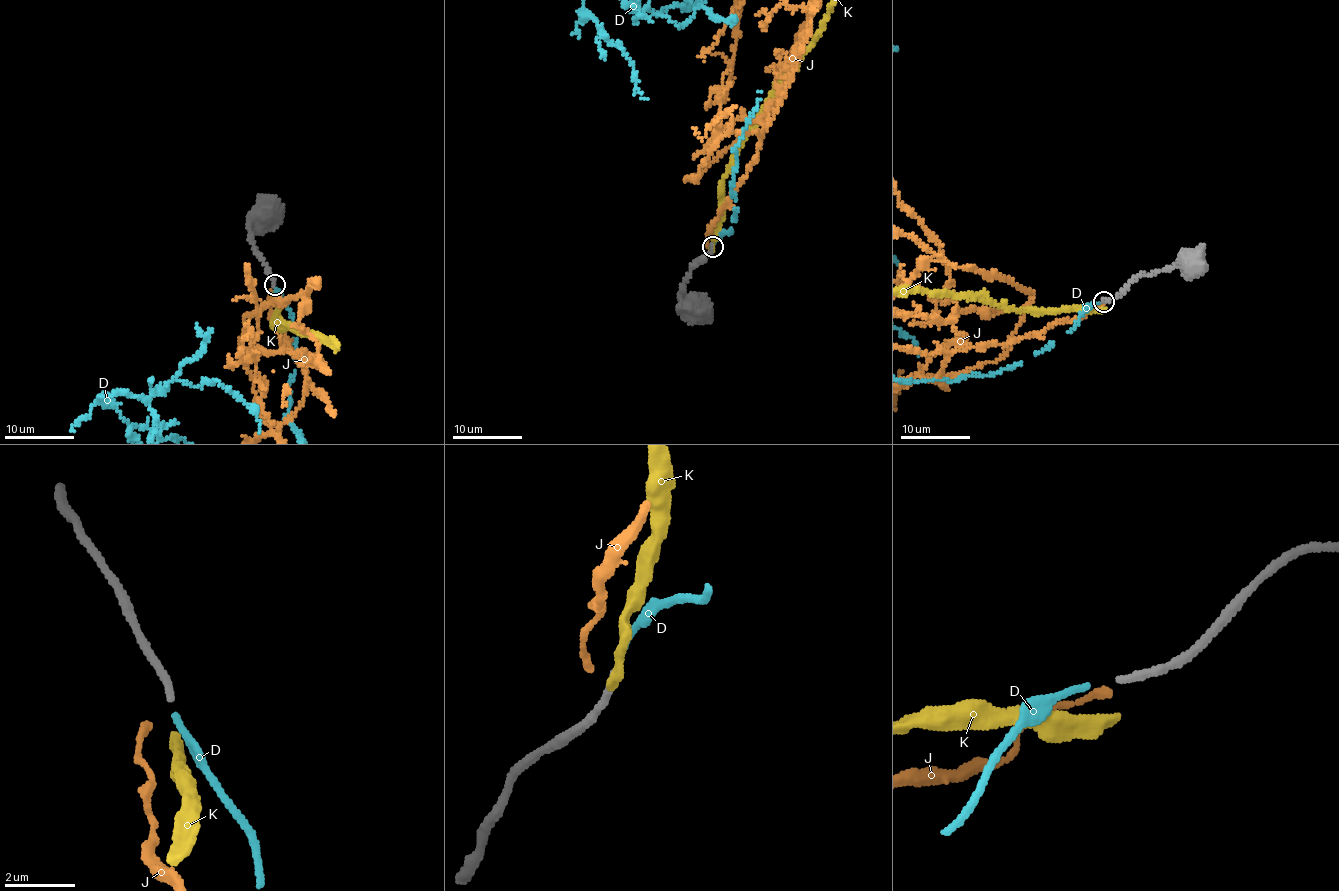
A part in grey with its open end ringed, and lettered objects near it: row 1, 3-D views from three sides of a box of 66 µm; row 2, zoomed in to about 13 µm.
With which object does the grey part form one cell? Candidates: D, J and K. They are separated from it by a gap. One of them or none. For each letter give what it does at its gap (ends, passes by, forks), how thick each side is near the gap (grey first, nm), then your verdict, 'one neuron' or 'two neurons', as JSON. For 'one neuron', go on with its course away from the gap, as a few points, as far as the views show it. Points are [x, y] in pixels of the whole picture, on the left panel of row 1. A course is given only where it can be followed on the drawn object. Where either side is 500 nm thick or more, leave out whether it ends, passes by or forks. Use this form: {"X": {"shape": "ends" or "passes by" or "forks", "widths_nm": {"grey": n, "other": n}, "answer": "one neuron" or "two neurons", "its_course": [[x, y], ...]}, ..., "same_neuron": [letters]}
{"D": {"shape": "ends", "widths_nm": {"grey": 200, "other": 180}, "answer": "one neuron"}, "J": {"shape": "ends", "widths_nm": {"grey": 200, "other": 200}, "answer": "two neurons"}, "K": {"shape": "ends", "widths_nm": {"grey": 200, "other": 320}, "answer": "two neurons"}, "same_neuron": ["D"]}

